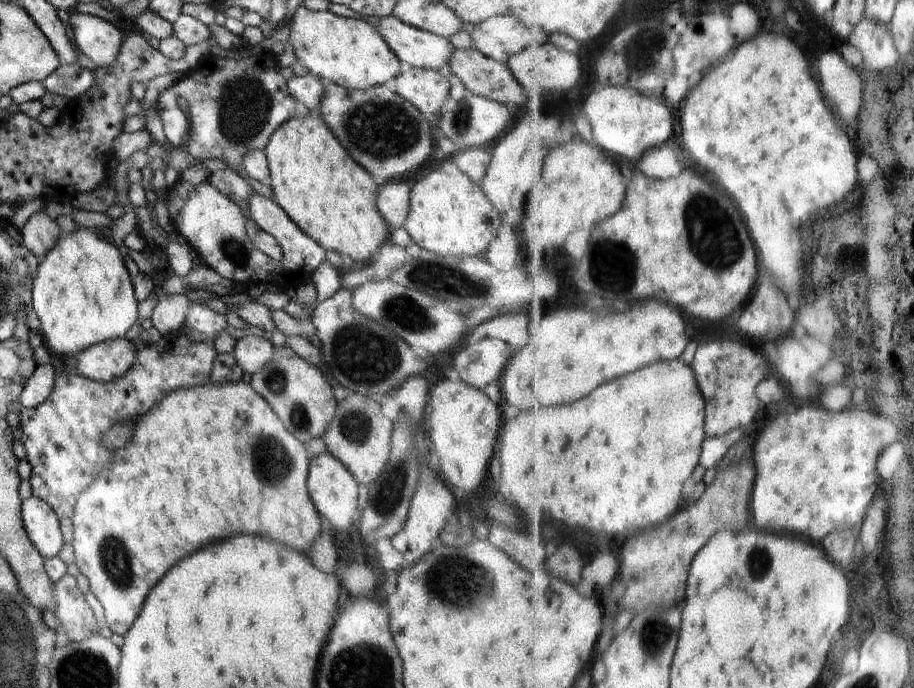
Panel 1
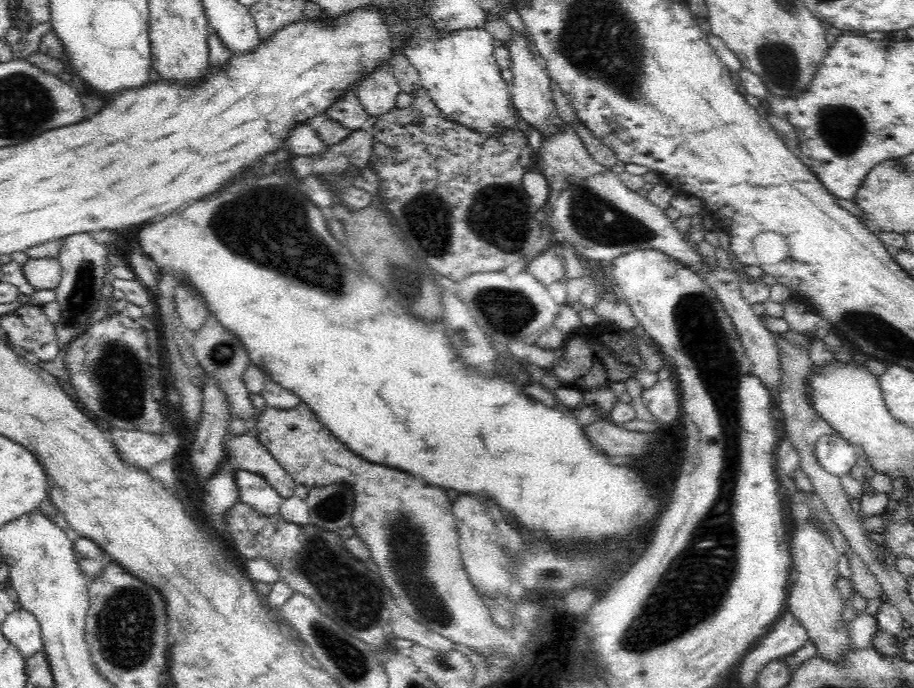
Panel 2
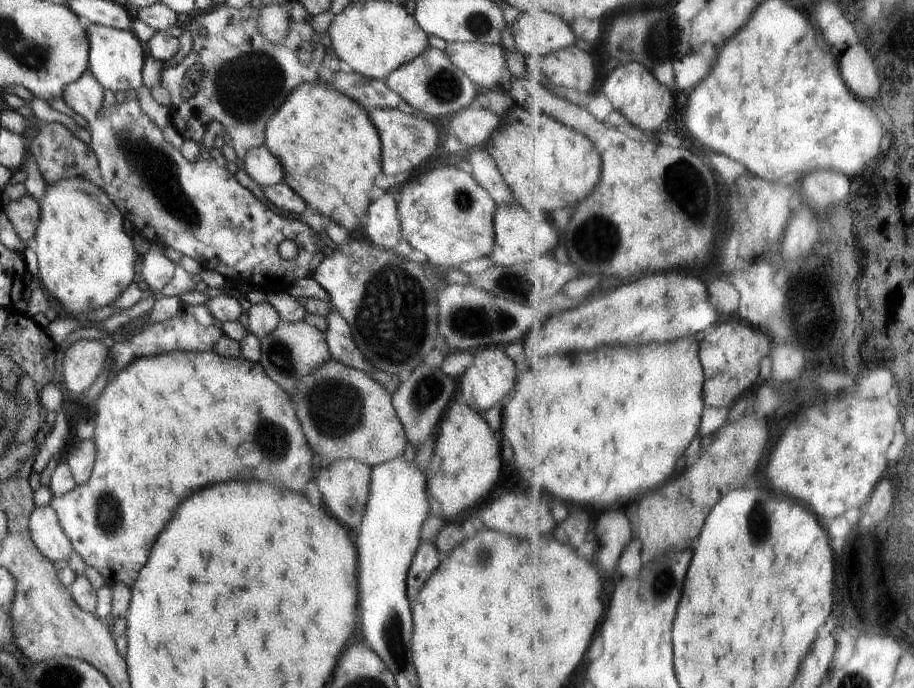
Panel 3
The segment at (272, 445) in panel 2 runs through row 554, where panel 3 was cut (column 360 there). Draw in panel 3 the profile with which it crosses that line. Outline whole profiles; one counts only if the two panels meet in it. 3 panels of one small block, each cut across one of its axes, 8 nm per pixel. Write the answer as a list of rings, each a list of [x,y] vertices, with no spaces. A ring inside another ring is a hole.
[[[331,358],[328,362],[320,365],[311,375],[305,377],[298,386],[292,403],[302,432],[314,454],[318,453],[322,458],[330,460],[328,463],[356,459],[372,468],[402,456],[407,440],[392,404],[391,396],[368,373],[344,366]]]

